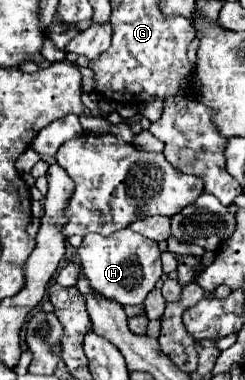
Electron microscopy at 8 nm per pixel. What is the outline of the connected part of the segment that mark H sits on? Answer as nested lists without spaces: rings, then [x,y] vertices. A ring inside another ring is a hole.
[[[122,229],[110,237],[98,233],[88,233],[78,247],[78,257],[82,271],[90,279],[90,285],[104,297],[118,301],[120,305],[138,305],[154,289],[156,281],[162,277],[160,249],[158,243],[134,233],[132,229]]]

